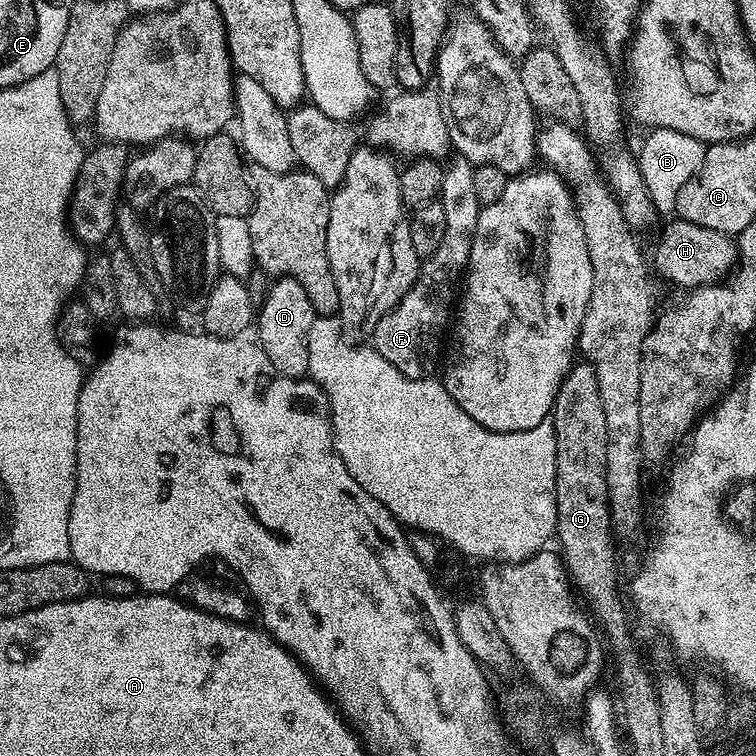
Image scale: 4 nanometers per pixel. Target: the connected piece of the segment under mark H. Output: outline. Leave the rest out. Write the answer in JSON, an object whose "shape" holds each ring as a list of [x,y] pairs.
{"shape":[[[672,218],[660,232],[656,245],[650,252],[650,264],[672,284],[681,284],[681,289],[691,290],[702,284],[710,284],[727,277],[737,263],[736,241],[727,232],[710,230],[689,220]]]}

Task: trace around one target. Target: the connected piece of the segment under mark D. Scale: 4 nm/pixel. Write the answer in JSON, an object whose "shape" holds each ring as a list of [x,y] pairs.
{"shape":[[[289,276],[271,281],[264,301],[259,301],[255,313],[256,336],[260,348],[284,376],[300,378],[308,371],[308,331],[314,319],[314,309],[304,287]]]}

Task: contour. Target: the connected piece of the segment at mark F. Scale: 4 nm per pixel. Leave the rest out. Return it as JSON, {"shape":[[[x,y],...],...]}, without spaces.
{"shape":[[[459,154],[451,157],[452,165],[443,169],[443,176],[440,180],[438,201],[445,208],[445,234],[442,235],[438,248],[434,250],[427,259],[420,265],[420,273],[410,286],[408,293],[403,296],[395,308],[383,316],[370,333],[371,347],[375,348],[386,362],[412,379],[426,379],[431,377],[436,371],[436,363],[441,363],[440,343],[444,340],[444,327],[449,327],[450,317],[454,312],[454,301],[458,296],[458,285],[466,271],[466,265],[471,261],[470,246],[472,245],[472,232],[478,226],[478,218],[482,205],[478,202],[478,197],[474,195],[474,165],[466,157]]]}

